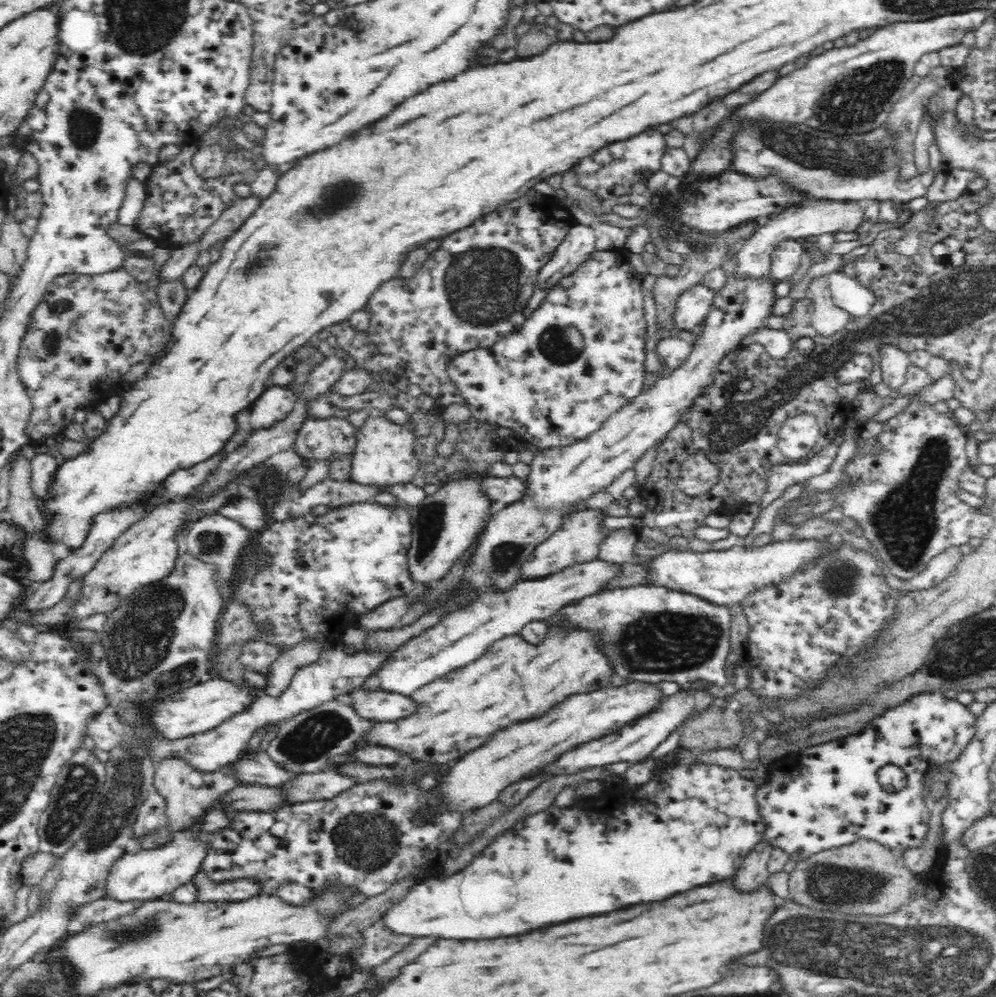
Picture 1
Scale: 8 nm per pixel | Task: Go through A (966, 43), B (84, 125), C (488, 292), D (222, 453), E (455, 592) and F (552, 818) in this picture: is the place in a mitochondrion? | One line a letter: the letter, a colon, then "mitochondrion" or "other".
A: other
B: mitochondrion
C: mitochondrion
D: other
E: other
F: other

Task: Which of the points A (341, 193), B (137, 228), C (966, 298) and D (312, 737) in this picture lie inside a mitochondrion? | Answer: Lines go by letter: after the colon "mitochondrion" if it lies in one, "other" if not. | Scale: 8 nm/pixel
A: mitochondrion
B: other
C: mitochondrion
D: mitochondrion

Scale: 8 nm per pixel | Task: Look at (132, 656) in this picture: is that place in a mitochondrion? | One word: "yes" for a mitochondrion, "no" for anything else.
yes

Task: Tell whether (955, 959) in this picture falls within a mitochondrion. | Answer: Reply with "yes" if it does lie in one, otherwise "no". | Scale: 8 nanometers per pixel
yes

